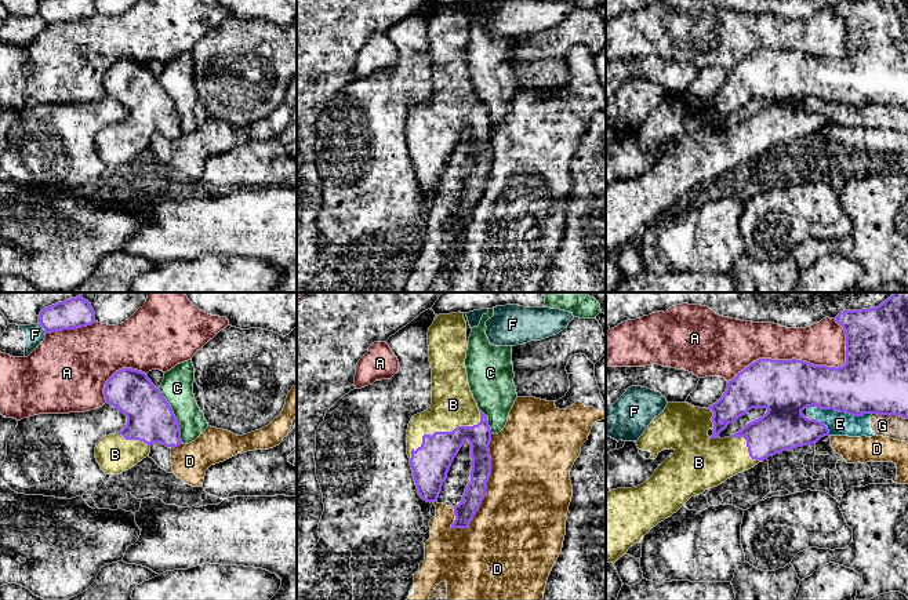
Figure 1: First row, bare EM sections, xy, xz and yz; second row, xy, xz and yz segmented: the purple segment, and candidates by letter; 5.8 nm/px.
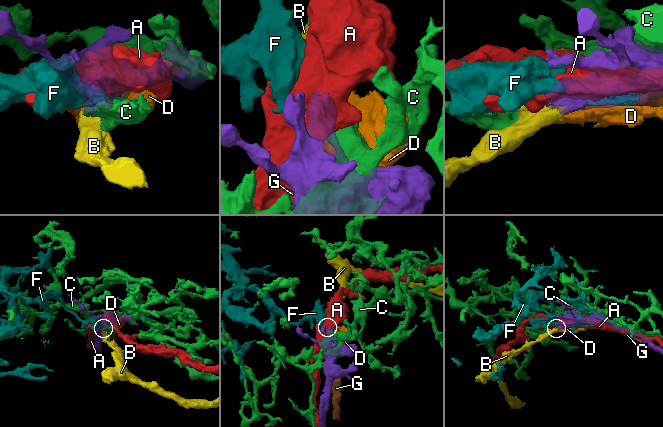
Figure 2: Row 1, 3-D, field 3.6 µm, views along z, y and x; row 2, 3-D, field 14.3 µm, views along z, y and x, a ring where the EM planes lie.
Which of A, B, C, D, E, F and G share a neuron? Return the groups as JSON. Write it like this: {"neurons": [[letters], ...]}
{"neurons": [["A"], ["B"], ["C"], ["D"], ["E", "G"], ["F"]]}

